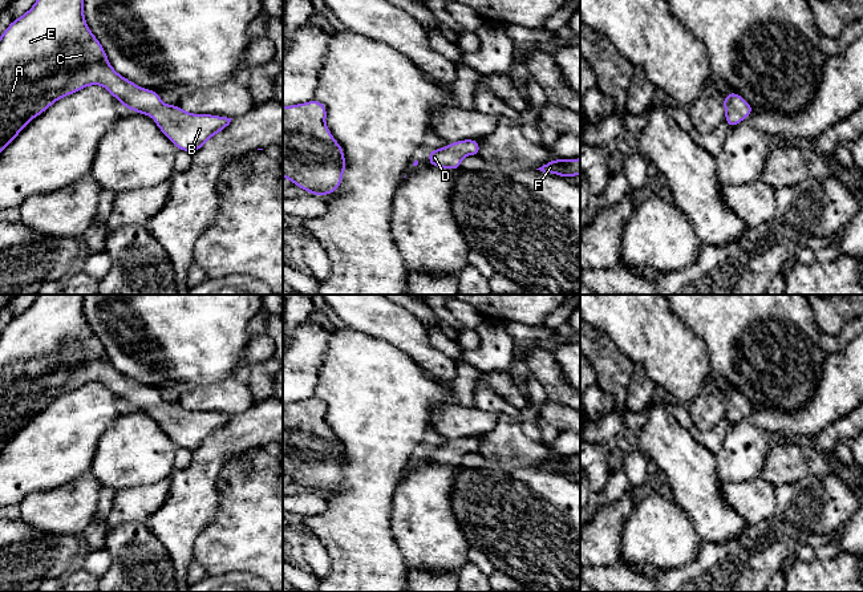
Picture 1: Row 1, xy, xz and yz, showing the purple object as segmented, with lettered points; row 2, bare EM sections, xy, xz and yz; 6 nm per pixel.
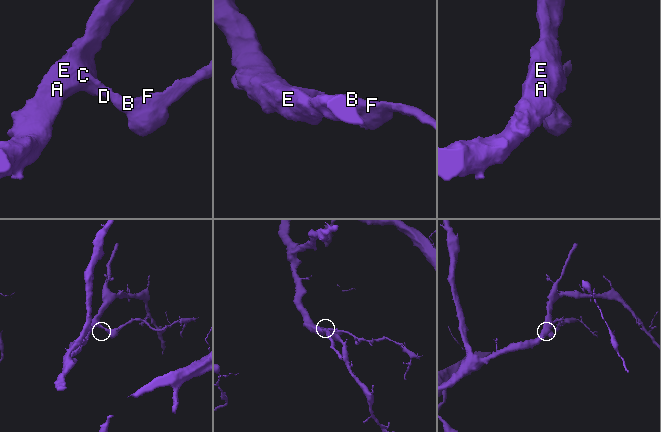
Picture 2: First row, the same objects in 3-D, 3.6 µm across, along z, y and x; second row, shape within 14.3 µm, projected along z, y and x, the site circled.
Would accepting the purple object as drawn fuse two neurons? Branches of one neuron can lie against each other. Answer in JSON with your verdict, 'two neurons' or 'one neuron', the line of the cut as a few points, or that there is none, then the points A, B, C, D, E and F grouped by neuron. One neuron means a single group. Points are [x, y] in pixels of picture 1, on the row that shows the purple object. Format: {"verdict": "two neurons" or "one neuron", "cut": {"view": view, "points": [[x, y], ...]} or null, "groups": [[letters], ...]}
{"verdict": "one neuron", "cut": null, "groups": [["A", "B", "C", "D", "E", "F"]]}

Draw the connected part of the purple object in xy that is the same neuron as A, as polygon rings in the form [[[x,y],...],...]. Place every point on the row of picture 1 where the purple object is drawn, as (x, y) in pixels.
[[[37,0],[0,36],[0,154],[33,118],[60,98],[89,85],[101,85],[123,108],[153,117],[158,129],[178,150],[191,154],[224,130],[232,119],[193,114],[178,105],[166,105],[158,92],[143,89],[118,74],[85,21],[84,0]]]

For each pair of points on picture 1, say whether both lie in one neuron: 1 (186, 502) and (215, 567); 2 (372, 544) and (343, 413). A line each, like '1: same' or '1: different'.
1: different
2: same

